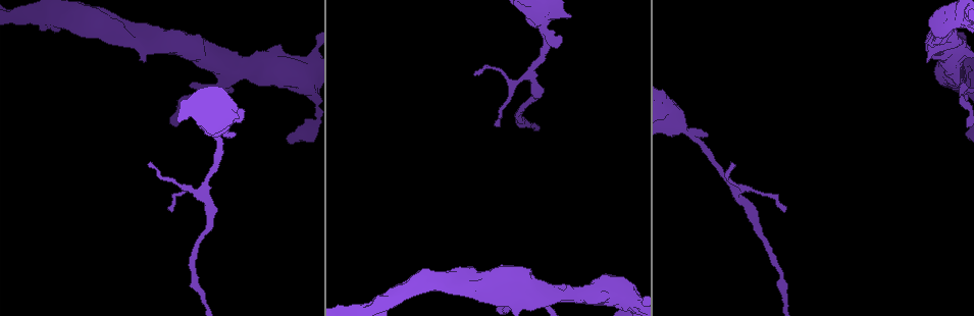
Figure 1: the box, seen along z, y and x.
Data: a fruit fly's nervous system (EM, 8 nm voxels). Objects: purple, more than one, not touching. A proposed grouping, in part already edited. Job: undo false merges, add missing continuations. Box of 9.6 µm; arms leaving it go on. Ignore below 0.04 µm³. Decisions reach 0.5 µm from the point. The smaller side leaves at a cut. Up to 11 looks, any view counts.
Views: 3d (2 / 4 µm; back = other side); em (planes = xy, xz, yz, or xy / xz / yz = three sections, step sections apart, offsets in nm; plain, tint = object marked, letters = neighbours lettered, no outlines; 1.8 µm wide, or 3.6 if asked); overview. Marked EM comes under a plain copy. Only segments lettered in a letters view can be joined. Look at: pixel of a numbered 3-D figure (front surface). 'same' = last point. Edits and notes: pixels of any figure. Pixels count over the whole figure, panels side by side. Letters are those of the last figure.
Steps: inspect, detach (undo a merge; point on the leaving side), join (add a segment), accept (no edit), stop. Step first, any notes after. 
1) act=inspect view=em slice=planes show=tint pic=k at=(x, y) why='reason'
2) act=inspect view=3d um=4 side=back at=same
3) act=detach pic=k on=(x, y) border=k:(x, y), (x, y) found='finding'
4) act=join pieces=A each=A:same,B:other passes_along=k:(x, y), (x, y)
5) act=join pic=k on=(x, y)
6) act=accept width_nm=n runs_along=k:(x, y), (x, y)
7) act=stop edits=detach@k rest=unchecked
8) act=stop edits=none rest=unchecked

act=inspect view=3d um=4 side=back pic=1 at=(229, 135)

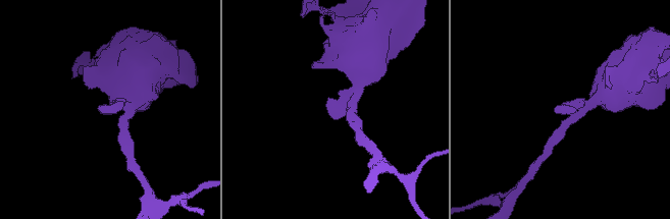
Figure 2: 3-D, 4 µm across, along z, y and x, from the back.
act=inspect view=em slice=xz step=8 show=letters pic=2 at=(106, 113) why='need the tissue'

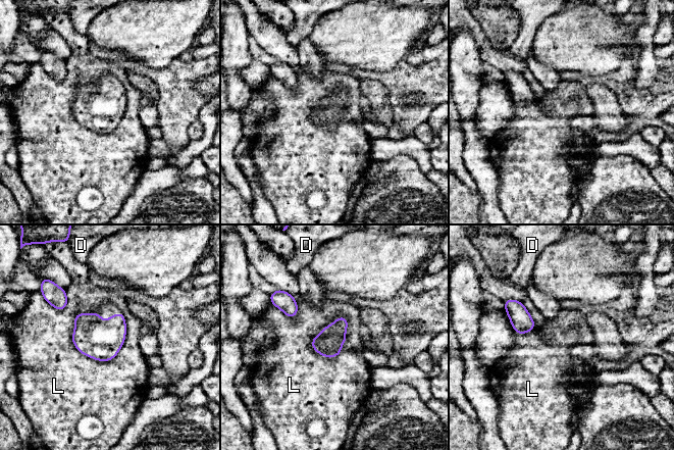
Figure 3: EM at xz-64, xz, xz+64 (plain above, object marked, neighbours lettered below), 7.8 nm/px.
act=inspect view=em slice=planes show=letters at=same

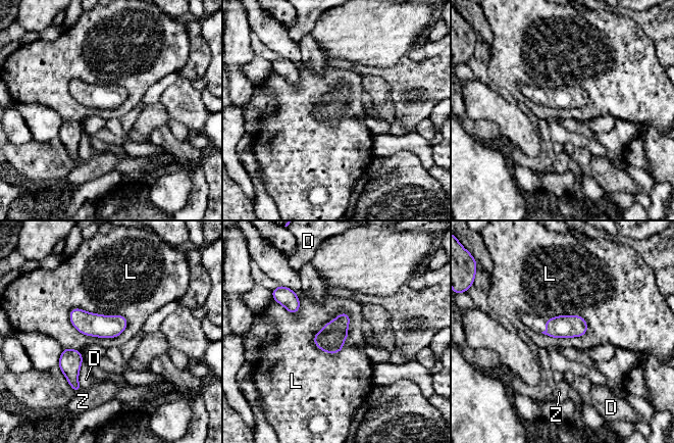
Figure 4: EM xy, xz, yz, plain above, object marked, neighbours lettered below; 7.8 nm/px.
act=accept width_nm=180 longest_contact=L:480nm each=D:other,L:other,Z:other found='no lettered segment goes on from it'

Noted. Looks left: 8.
act=inspect view=em slice=yz step=4 show=letters pic=1 at=(142, 57)

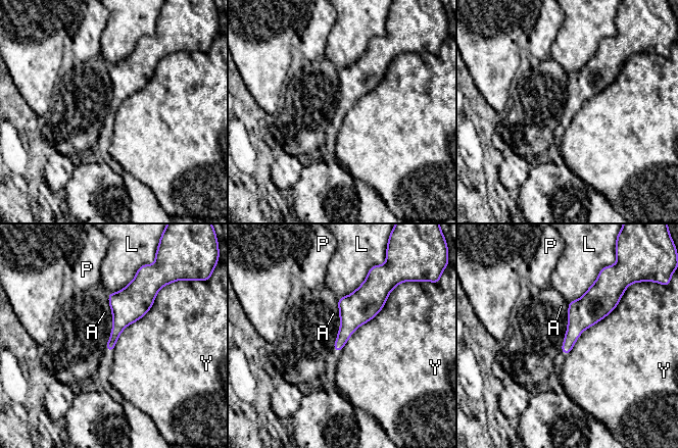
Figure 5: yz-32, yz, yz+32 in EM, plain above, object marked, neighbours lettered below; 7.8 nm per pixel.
act=accept each=A:other,L:other,P:other,Y:other border=5:(624, 291), (568, 355) found='no lettered segment goes on from it'

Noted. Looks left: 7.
act=inspect view=em um=3.6 slice=planes show=letters pic=1 at=(558, 294) why='small branch off a trunk'

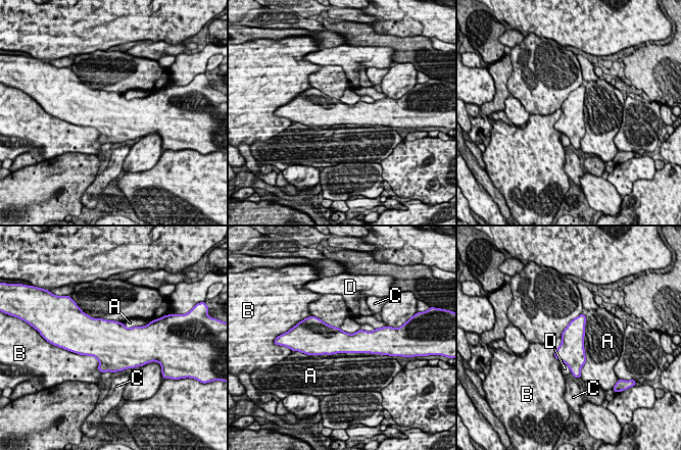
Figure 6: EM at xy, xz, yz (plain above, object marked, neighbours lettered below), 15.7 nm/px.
act=accept each=A:other,B:other,C:other,D:other border=6:(340, 328), (348, 333), (375, 330) found='one neuron here'

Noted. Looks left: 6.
act=inspect view=3d um=4 pic=1 at=(404, 291) why='a fork'

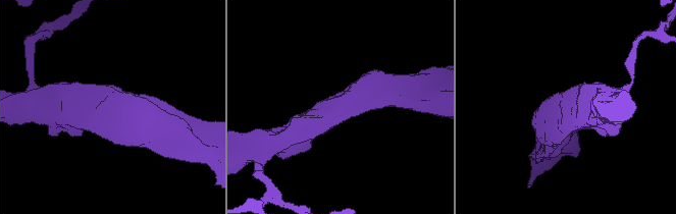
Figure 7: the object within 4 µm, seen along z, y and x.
act=inspect view=em um=3.6 slice=planes show=letters pic=7 at=(111, 108) why='shape alone is not enough'

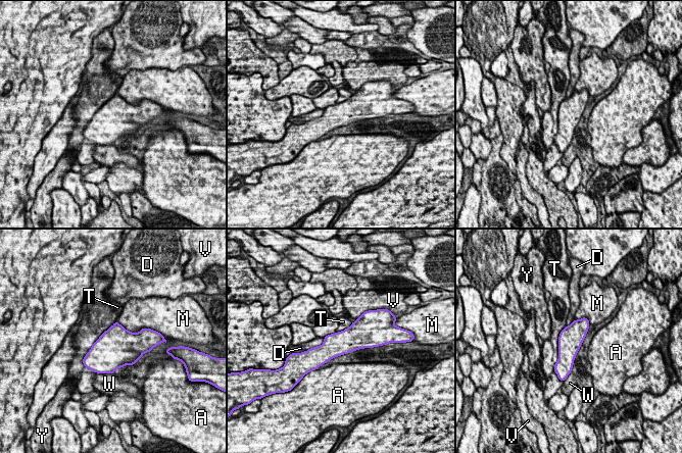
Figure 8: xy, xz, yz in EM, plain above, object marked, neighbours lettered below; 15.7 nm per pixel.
act=accept each=A:other,D:other,M:other,T:other,V:other,W:other,Y:other border=8:(566, 326), (553, 370) found='continuous, no second neuron'

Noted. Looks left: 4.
act=stop edits=none rest=unchecked

